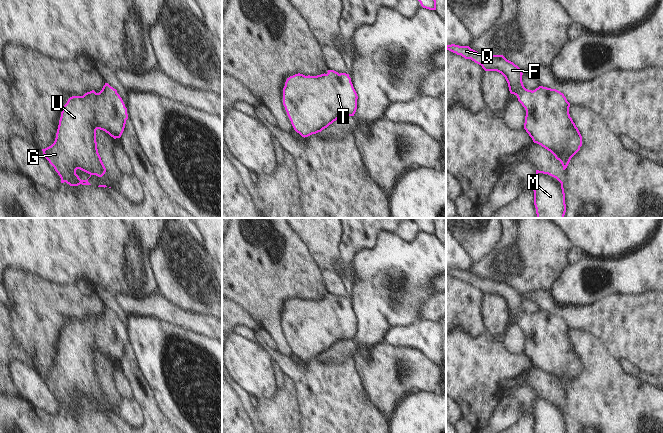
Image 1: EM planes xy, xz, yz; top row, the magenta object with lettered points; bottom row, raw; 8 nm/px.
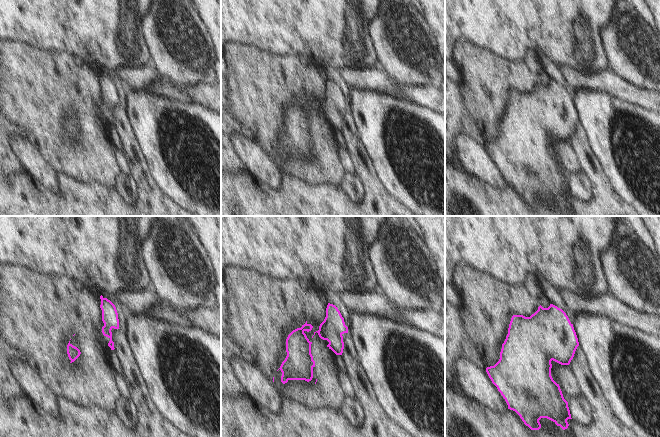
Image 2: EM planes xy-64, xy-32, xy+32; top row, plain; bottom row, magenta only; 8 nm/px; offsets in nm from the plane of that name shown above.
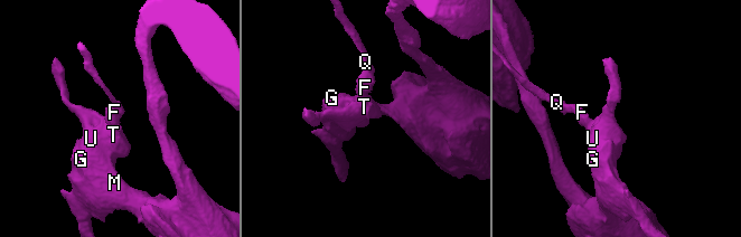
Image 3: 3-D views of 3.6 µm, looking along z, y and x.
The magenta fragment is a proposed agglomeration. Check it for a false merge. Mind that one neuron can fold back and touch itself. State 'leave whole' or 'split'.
leave whole

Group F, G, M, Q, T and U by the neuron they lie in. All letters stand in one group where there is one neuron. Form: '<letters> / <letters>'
F G M Q T U

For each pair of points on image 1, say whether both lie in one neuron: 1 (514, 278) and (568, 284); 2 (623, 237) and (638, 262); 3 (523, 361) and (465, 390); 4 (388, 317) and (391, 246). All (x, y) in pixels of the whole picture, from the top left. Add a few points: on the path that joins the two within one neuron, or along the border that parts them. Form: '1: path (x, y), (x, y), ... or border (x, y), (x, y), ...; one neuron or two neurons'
1: border (567, 262), (550, 289); two neurons
2: border (649, 234), (639, 243), (621, 252), (607, 255); two neurons
3: path (509, 363), (491, 364), (479, 376); one neuron
4: path (386, 299), (385, 274), (391, 268), (391, 264); one neuron

